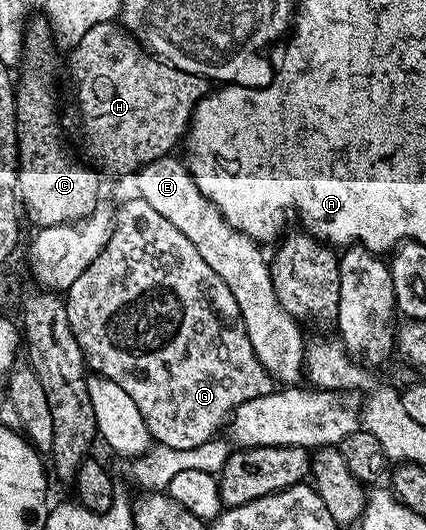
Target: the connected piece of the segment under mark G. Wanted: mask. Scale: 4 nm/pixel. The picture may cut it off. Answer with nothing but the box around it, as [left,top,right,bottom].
[66,196,274,449]

